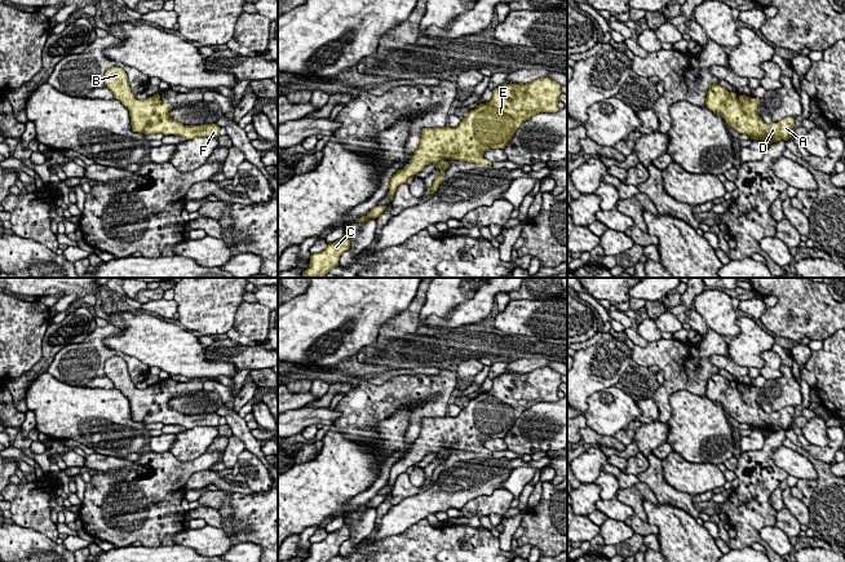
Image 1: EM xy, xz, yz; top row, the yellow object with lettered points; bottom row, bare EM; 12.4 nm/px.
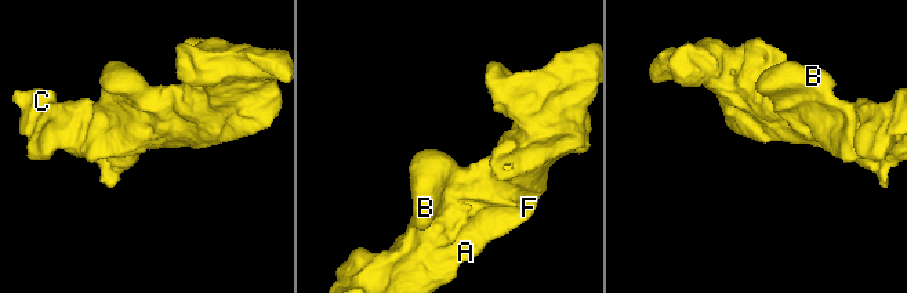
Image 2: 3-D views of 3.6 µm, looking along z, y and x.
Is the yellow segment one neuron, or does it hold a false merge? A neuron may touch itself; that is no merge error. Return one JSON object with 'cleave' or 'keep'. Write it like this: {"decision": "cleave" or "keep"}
{"decision": "keep"}

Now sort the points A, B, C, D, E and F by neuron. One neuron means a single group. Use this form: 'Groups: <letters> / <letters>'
Groups: A B C D E F

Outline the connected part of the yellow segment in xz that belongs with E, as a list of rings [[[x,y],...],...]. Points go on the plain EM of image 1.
[[[540,367],[526,373],[503,372],[492,380],[492,389],[479,393],[463,407],[456,417],[424,417],[419,437],[403,459],[389,472],[388,487],[393,490],[397,478],[410,466],[433,452],[441,463],[428,483],[434,483],[444,472],[444,450],[491,453],[483,447],[488,438],[505,438],[521,413],[540,402],[557,402],[561,373],[550,367]]]

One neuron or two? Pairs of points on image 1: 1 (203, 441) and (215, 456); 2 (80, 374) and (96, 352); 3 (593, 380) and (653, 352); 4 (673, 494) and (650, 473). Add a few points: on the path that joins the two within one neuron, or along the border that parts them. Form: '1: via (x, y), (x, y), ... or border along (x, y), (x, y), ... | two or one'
1: border along (206, 451), (191, 460), (178, 461), (176, 459) | two
2: via (80, 368), (91, 357) | one
3: border along (635, 345), (629, 358) | two
4: via (667, 494), (651, 479) | one

